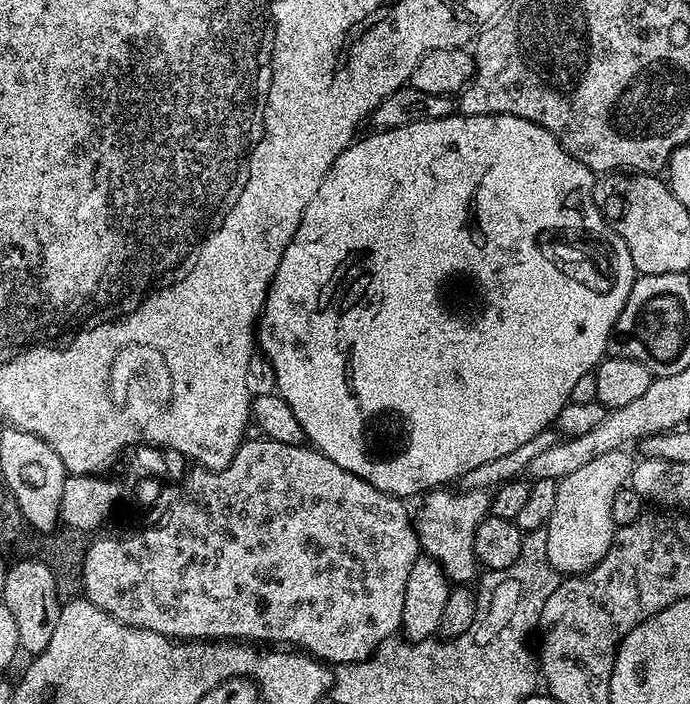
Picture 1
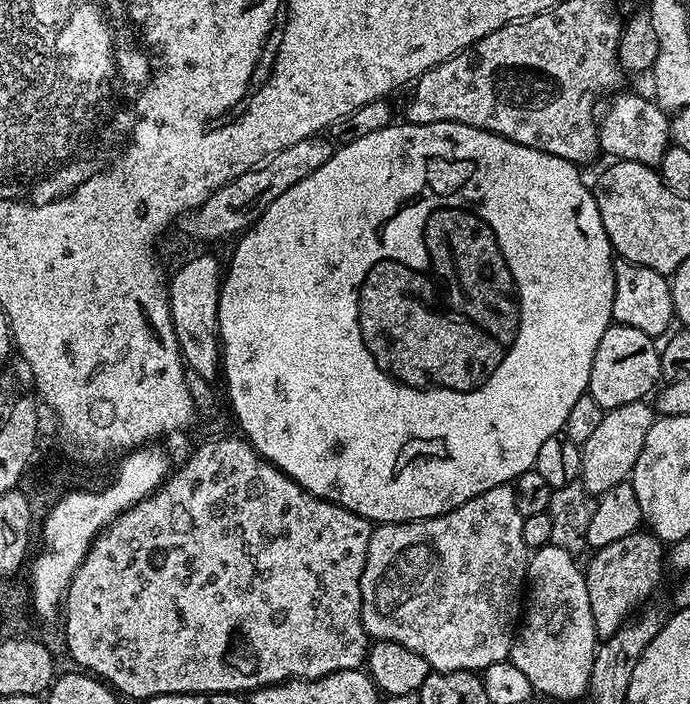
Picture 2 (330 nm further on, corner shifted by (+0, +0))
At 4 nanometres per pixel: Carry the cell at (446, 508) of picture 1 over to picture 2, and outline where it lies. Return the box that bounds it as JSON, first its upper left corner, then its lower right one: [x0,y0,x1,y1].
[360,484,530,673]

